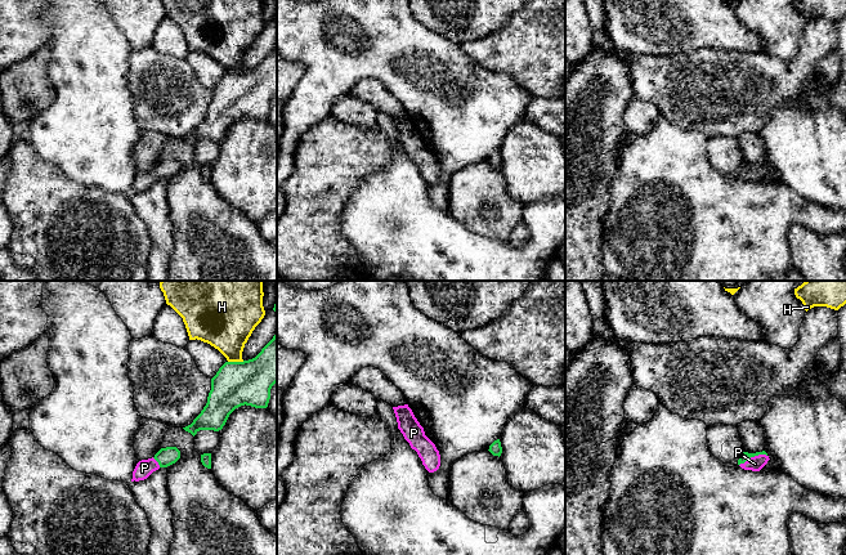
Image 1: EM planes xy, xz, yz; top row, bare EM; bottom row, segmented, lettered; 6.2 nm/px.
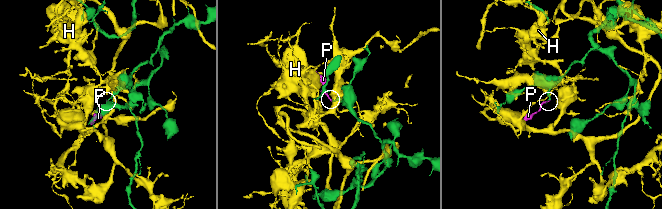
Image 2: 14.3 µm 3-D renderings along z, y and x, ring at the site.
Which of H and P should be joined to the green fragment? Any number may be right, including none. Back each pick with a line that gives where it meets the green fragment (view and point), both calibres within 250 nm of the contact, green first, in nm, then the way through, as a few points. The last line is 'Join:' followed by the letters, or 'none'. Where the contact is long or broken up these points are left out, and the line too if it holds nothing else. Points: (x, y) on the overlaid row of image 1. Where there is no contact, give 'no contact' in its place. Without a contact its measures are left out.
P: yz (752, 456) | 60/90 nm | across yz (744, 456), (752, 456), (755, 464)
Join: P

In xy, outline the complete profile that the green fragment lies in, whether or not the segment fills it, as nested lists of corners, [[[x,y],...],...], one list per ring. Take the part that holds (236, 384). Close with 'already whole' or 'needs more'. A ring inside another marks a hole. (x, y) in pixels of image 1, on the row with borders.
[[[277,328],[273,339],[252,359],[243,362],[225,362],[211,379],[211,390],[207,403],[185,431],[193,437],[200,430],[219,431],[225,425],[229,415],[241,406],[267,408],[270,399],[270,389],[277,382]]]; already whole

